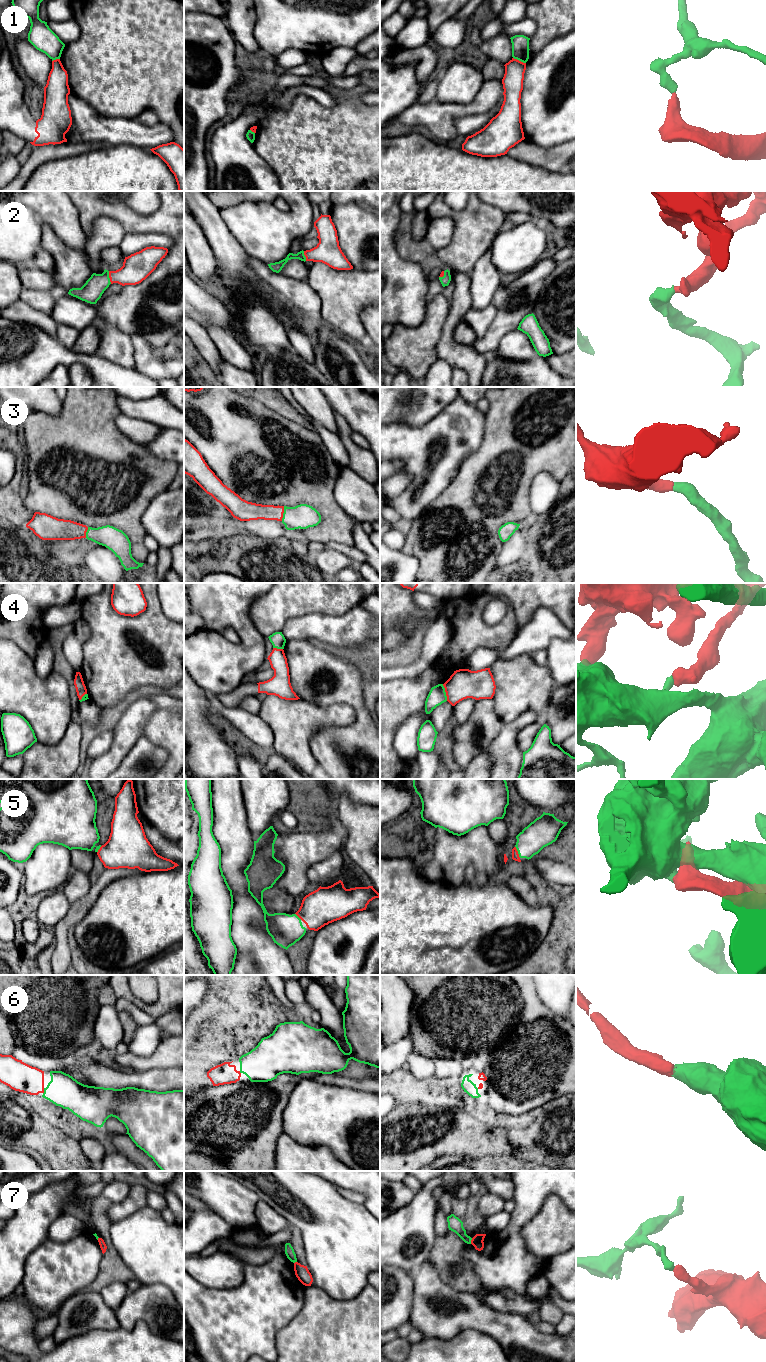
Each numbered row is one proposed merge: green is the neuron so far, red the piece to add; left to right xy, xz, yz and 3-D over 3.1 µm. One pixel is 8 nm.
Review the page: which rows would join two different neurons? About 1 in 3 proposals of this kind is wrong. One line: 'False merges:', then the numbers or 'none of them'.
False merges: 1, 4, 7

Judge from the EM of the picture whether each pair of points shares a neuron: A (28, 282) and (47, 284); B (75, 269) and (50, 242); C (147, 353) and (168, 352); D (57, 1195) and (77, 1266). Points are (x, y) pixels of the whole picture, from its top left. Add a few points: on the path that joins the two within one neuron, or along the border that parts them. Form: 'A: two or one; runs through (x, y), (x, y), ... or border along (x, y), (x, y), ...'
A: one; runs through (33, 282), (42, 282)
B: one; runs through (68, 262), (57, 249)
C: two; border along (160, 348), (165, 357), (173, 358)
D: one; runs through (42, 1215), (42, 1239), (57, 1254)

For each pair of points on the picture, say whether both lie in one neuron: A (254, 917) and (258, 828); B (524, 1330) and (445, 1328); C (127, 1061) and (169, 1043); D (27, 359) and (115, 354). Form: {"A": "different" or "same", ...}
{"A": "different", "B": "same", "C": "same", "D": "different"}

